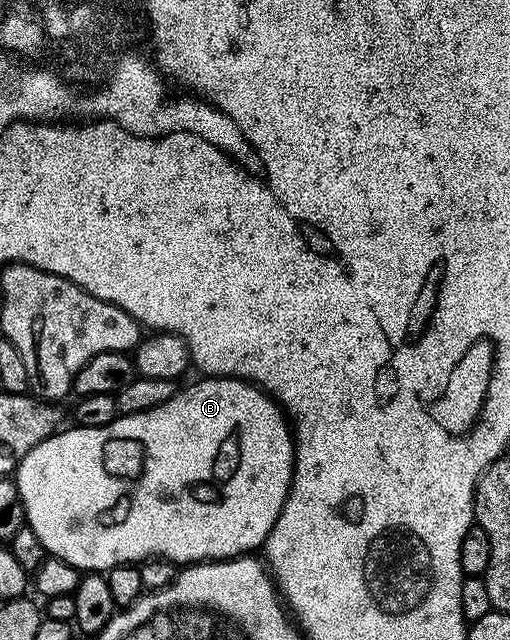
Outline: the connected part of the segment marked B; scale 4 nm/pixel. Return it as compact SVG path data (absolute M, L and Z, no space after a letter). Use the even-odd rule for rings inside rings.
M216 376L214 378L199 379L203 380L197 381L196 384L189 385L184 392L183 389L176 391L175 396L173 398L169 398L169 402L165 402L153 410L145 410L141 414L133 414L132 416L120 414L115 417L115 421L113 421L109 426L101 426L100 428L81 428L78 426L70 426L71 428L64 427L58 434L50 436L47 440L43 440L38 446L36 446L36 448L29 450L29 454L25 454L25 458L19 464L17 469L19 493L23 499L23 507L27 510L27 524L33 530L33 534L37 534L37 538L43 544L43 549L46 552L52 556L56 556L58 560L65 561L66 564L73 565L74 568L86 570L91 574L103 574L112 568L119 567L121 564L134 565L136 562L142 562L152 558L172 560L172 562L177 566L190 566L200 562L210 562L213 560L233 560L237 556L245 556L254 553L256 551L254 548L262 549L264 545L266 545L267 535L273 530L273 526L277 522L277 518L285 506L287 492L291 489L291 475L295 469L295 441L293 439L293 429L282 407L276 404L262 388L246 380L240 380L229 376Z

